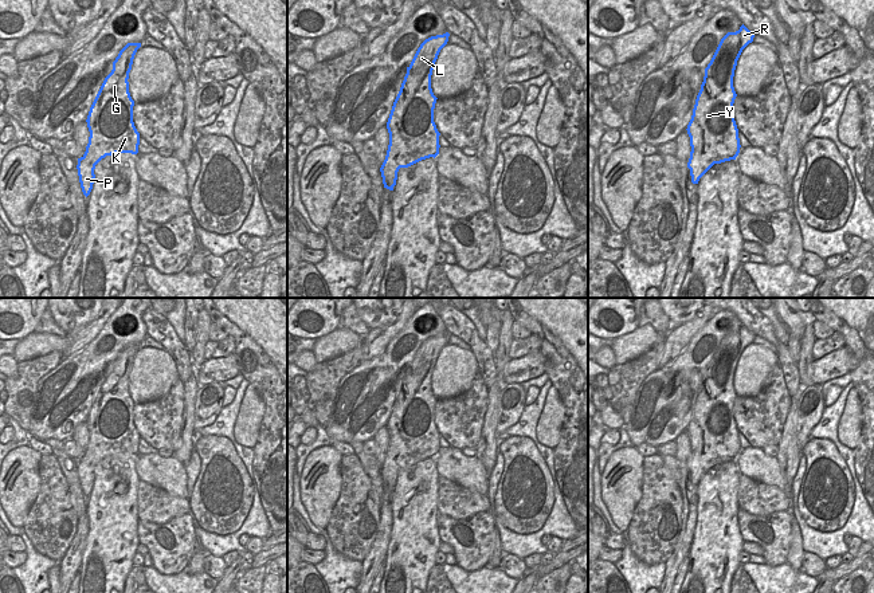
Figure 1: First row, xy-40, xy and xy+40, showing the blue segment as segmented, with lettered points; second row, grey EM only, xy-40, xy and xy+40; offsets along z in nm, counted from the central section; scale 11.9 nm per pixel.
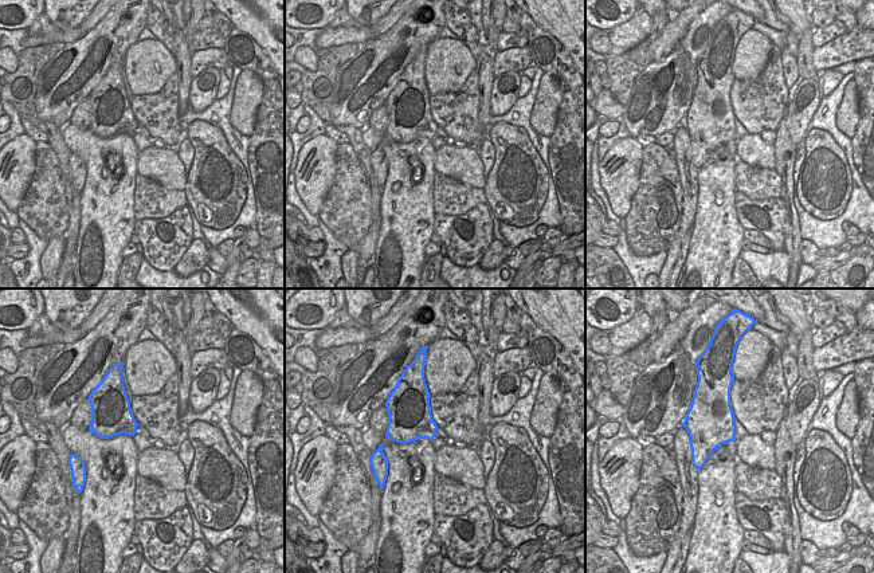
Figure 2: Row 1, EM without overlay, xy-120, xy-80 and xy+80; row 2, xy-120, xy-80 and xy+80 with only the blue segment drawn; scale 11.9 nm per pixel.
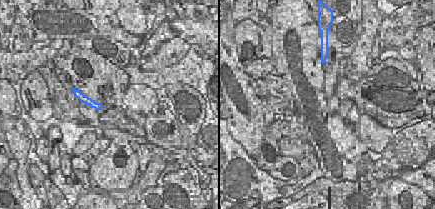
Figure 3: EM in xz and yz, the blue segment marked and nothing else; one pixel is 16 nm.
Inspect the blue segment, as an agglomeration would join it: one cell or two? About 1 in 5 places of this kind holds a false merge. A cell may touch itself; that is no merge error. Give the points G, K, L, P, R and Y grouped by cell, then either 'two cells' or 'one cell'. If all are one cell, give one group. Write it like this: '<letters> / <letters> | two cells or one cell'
G K L P R Y | one cell

